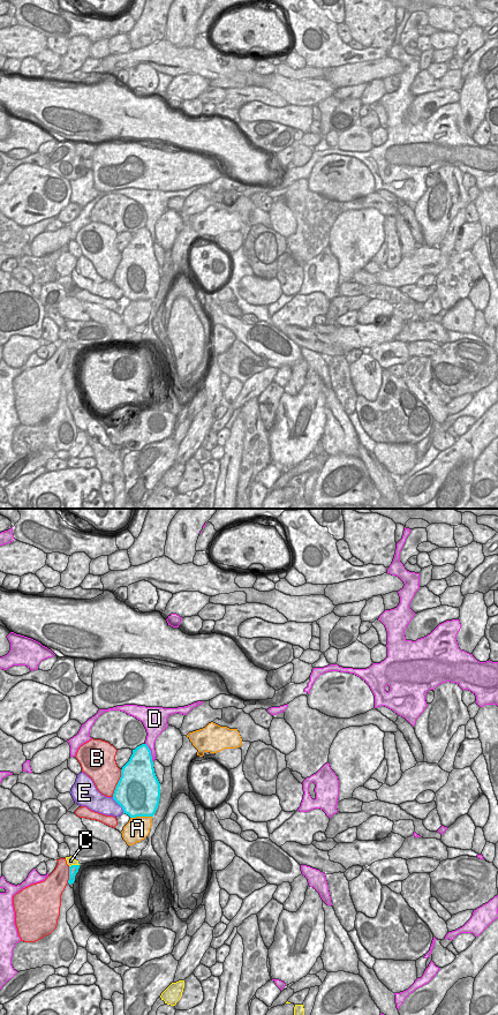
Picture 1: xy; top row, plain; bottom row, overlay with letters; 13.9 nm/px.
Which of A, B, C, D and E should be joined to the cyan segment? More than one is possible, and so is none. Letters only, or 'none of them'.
none of them

